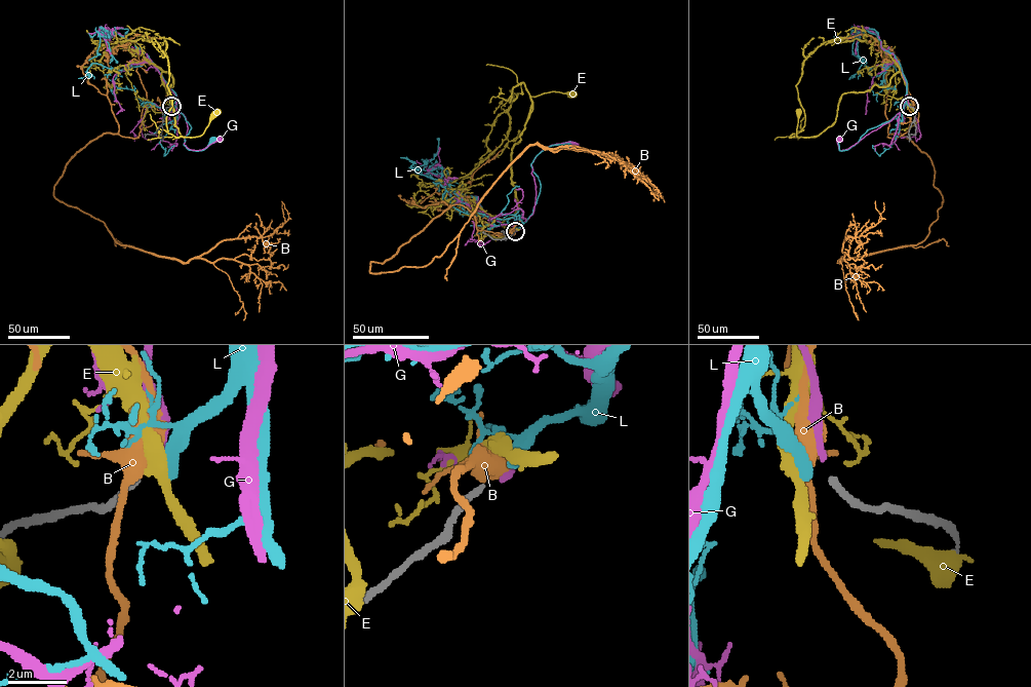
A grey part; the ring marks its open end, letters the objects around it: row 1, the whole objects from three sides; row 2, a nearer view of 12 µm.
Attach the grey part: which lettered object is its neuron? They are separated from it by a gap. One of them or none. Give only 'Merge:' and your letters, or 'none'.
Merge: G

